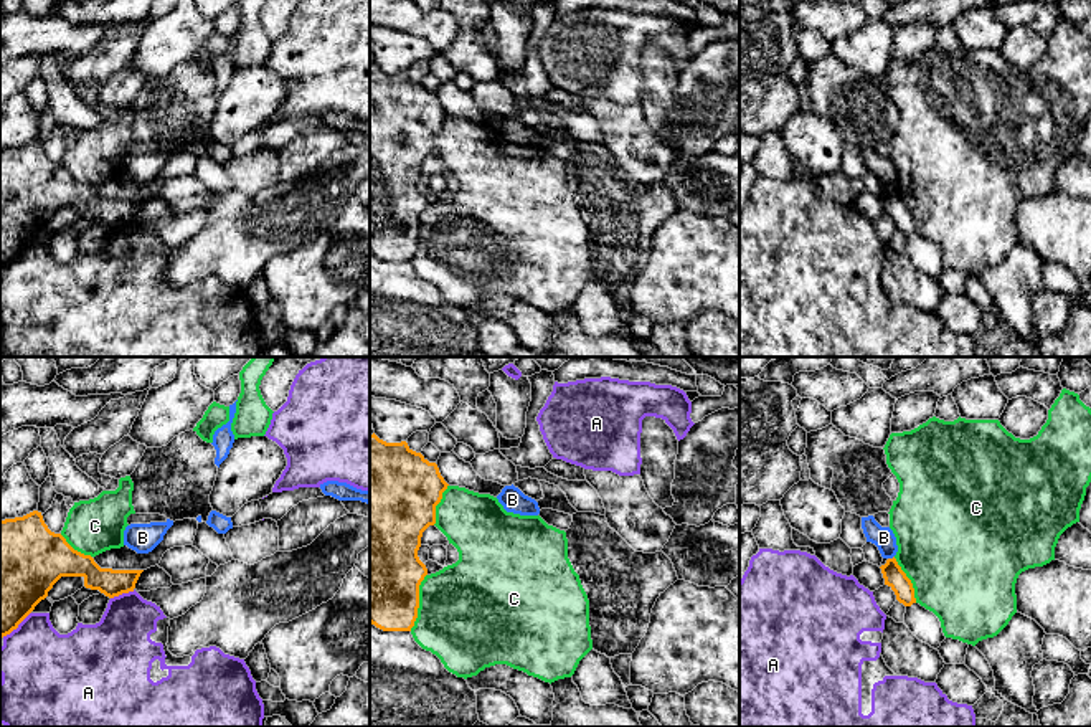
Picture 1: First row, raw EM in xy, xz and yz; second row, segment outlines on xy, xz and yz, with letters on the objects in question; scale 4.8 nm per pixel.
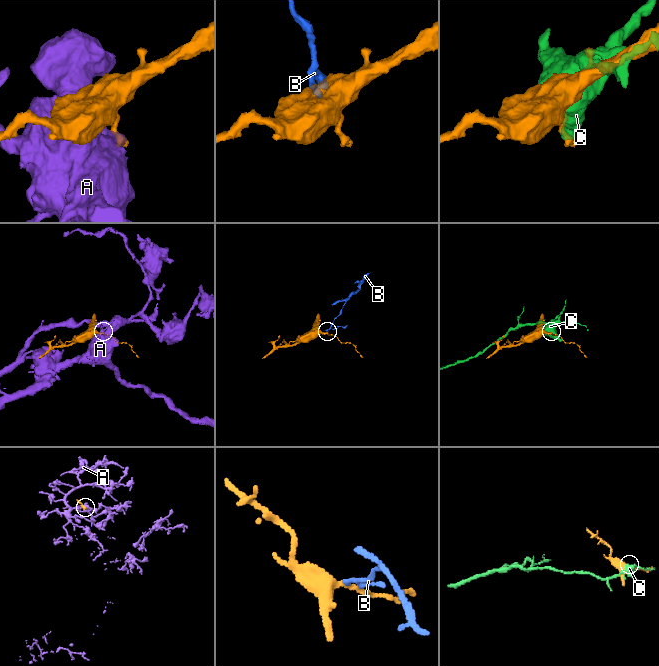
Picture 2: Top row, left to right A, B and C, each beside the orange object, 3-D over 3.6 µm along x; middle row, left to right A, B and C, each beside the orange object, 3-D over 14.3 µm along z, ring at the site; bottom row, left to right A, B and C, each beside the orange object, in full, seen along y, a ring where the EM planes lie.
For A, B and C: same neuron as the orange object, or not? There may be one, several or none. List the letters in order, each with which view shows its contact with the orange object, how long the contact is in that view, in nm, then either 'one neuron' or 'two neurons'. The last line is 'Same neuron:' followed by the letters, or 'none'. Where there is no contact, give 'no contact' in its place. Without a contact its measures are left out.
A: xy | 130 nm | two neurons
B: yz | 40 nm | two neurons
C: xz | 300 nm | two neurons
Same neuron: none

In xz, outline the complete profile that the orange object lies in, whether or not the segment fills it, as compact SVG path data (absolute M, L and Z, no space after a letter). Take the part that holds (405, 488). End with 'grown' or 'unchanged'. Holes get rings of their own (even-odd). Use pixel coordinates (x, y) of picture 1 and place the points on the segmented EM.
M370 435L370 623L383 631L411 631L418 618L419 585L427 575L419 560L423 532L436 524L436 506L447 489L436 463L413 451L406 441L386 443Z; unchanged

